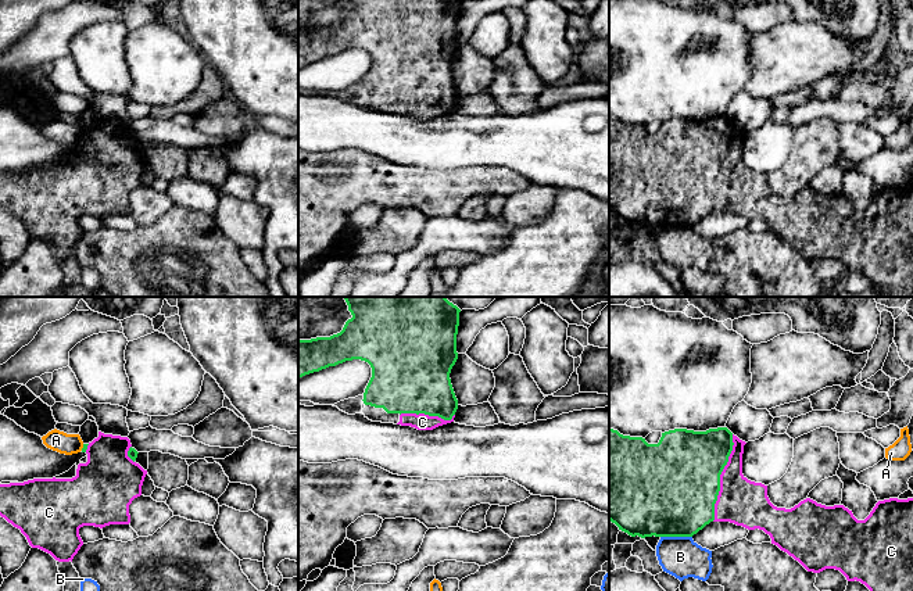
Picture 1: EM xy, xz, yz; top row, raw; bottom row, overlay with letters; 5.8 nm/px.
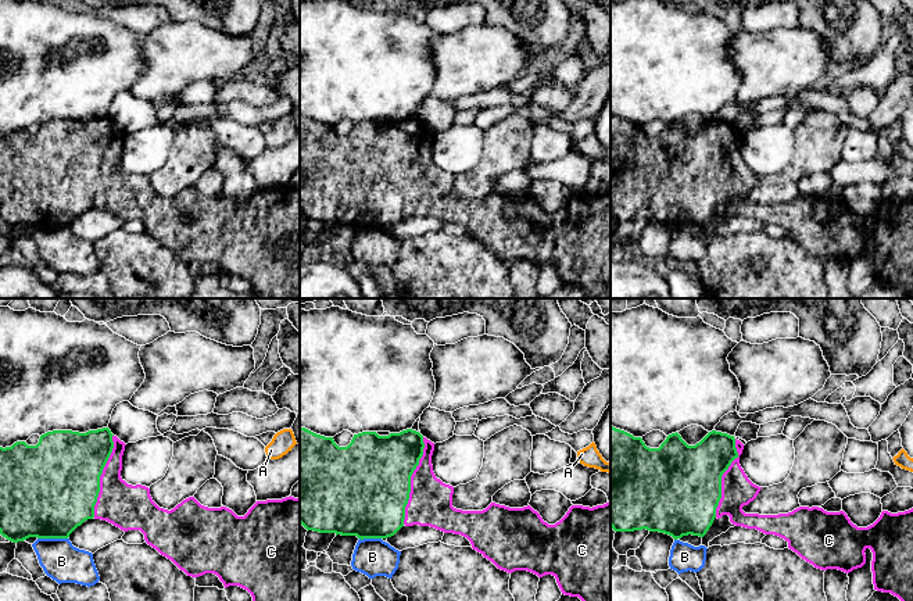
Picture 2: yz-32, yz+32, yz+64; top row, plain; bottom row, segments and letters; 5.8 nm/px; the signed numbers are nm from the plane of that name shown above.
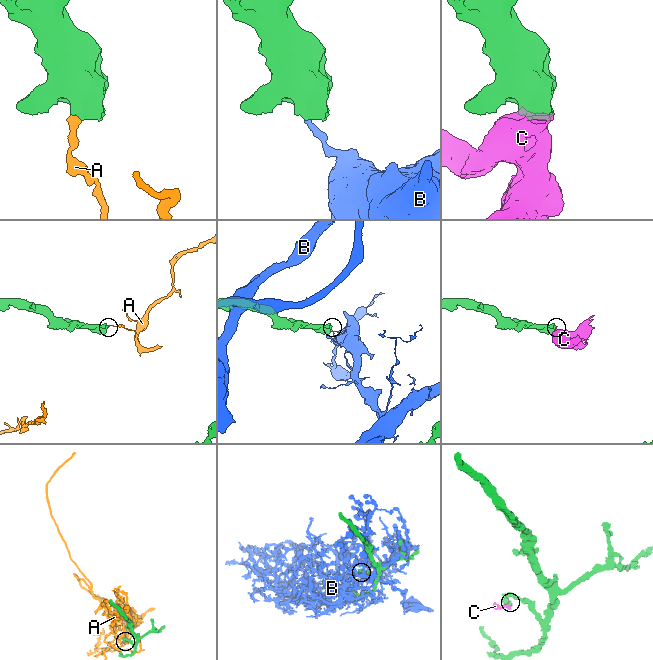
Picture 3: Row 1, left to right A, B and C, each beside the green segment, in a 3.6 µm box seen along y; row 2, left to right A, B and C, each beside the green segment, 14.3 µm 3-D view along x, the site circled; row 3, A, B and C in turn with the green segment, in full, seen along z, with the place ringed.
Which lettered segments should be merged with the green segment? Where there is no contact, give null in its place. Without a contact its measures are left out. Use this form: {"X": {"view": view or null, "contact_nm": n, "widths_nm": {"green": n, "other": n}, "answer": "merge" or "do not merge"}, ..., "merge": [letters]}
{"A": {"view": "xy", "contact_nm": 40, "widths_nm": {"green": 30, "other": 120}, "answer": "do not merge"}, "B": {"view": "yz", "contact_nm": 180, "widths_nm": {"green": 500, "other": 240}, "answer": "do not merge"}, "C": {"view": "yz", "contact_nm": 500, "widths_nm": {"green": 500, "other": 260}, "answer": "merge"}, "merge": ["C"]}

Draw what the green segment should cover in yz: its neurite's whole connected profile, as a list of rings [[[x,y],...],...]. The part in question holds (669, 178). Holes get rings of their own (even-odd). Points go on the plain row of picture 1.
[[[609,117],[609,209],[619,219],[631,226],[692,226],[710,211],[730,211],[748,219],[763,219],[770,225],[771,233],[787,241],[798,250],[808,261],[820,262],[826,258],[839,259],[848,271],[860,271],[873,286],[887,294],[887,297],[913,297],[913,187],[898,189],[889,187],[878,190],[864,209],[857,209],[852,200],[844,194],[826,196],[806,187],[791,198],[774,196],[767,186],[767,175],[748,169],[742,164],[742,143],[746,132],[734,125],[727,117],[709,118],[706,121],[694,121],[687,118],[674,118],[662,122],[658,133],[648,133],[642,126],[623,125]]]

